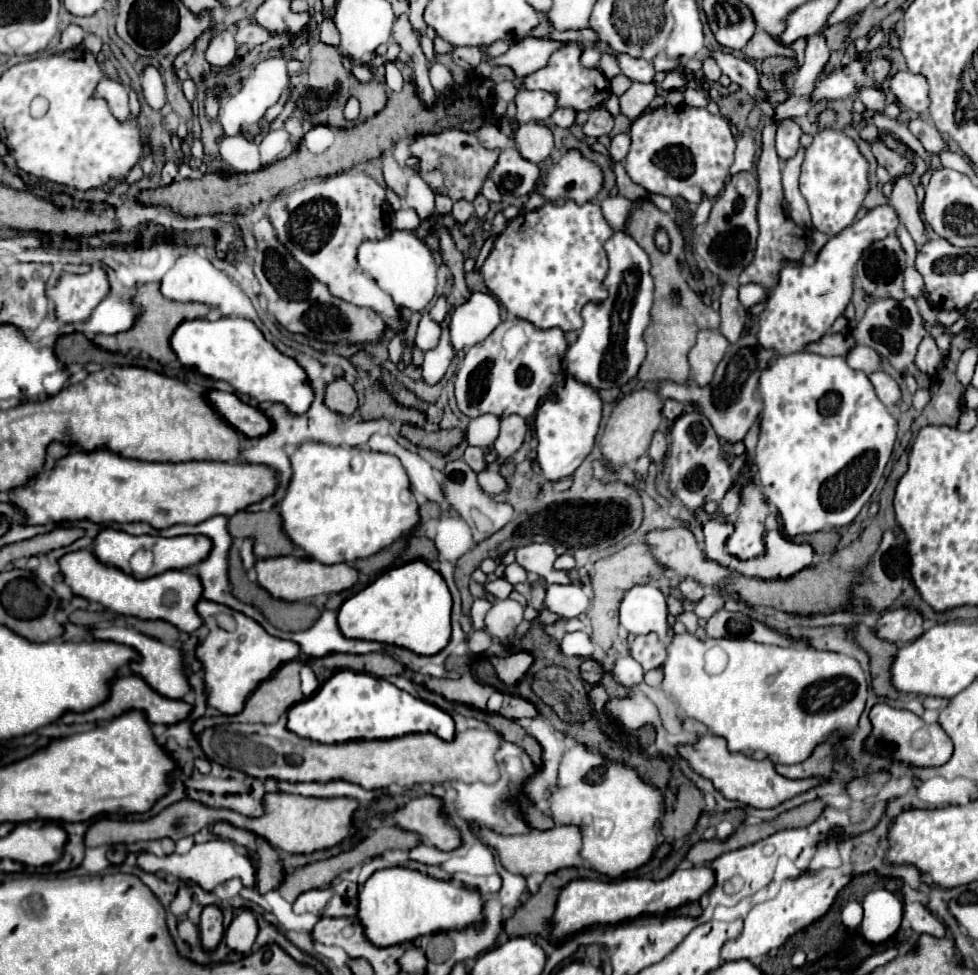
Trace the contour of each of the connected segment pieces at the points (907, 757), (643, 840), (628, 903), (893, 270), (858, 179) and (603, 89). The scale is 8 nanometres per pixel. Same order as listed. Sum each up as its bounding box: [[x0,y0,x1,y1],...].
[[866,703,952,767],[548,745,662,877],[552,867,714,941],[856,235,906,299],[800,129,868,235],[520,43,610,111]]

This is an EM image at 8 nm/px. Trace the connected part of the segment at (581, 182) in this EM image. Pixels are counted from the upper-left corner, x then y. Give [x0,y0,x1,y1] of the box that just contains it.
[540,151,602,203]

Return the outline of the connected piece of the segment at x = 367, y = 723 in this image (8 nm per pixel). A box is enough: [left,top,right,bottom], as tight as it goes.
[288,671,454,743]

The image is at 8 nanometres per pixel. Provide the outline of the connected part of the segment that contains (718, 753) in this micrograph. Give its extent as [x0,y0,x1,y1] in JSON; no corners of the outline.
[678,735,818,809]

